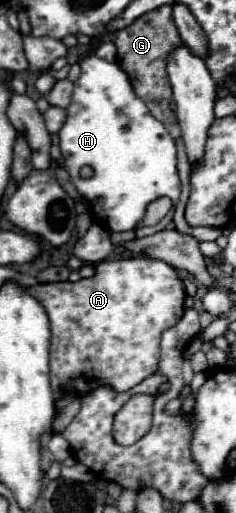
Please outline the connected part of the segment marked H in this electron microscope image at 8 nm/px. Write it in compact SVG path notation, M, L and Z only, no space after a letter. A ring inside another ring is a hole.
M86 55L80 61L82 73L78 81L74 83L74 95L72 103L68 105L66 113L66 123L62 125L58 137L60 137L60 149L64 155L64 169L70 173L72 183L76 185L78 193L88 199L90 203L98 203L102 207L102 223L110 231L134 231L136 237L146 237L154 235L156 231L166 229L166 225L174 217L174 209L162 219L162 223L154 227L138 227L138 223L144 217L146 205L158 197L170 197L172 203L176 205L180 199L180 179L178 179L178 169L176 169L176 143L166 131L166 127L156 121L150 113L144 101L136 97L128 75L116 65L108 63L96 55ZM82 167L92 167L92 177L84 179L80 175Z

